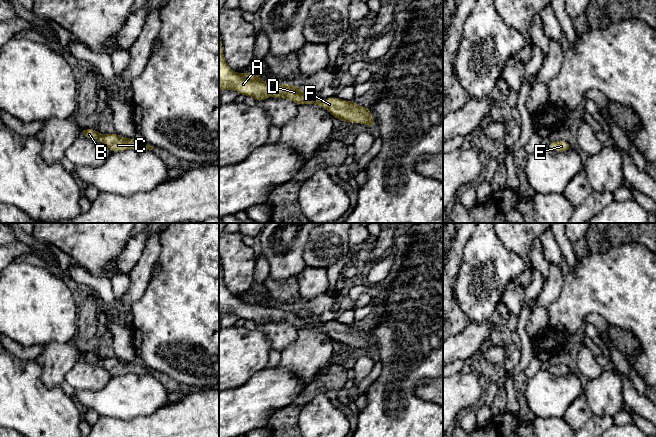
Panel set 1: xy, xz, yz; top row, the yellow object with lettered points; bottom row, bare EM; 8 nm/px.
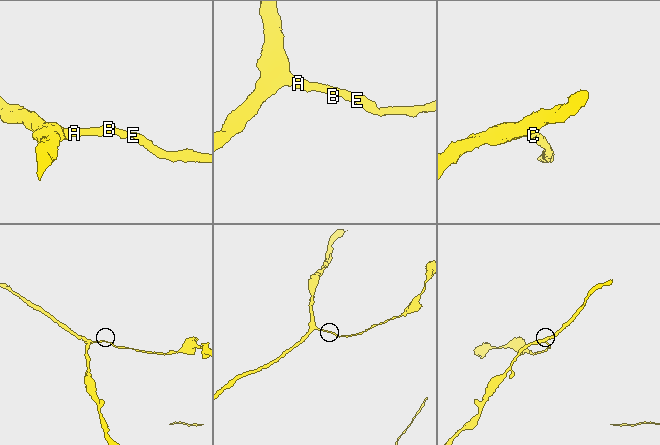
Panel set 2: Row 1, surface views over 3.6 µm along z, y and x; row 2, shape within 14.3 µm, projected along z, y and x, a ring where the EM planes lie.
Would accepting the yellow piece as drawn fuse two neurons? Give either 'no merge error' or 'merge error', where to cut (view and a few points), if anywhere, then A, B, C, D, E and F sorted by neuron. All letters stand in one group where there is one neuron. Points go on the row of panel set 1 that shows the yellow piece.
no merge error; cut none; groups A B C D E F

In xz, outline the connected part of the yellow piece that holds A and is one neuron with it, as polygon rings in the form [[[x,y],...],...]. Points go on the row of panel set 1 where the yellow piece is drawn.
[[[219,33],[219,90],[236,90],[240,95],[252,96],[260,103],[268,97],[291,100],[296,104],[312,104],[324,107],[336,120],[351,124],[366,124],[375,127],[374,118],[369,107],[359,106],[353,101],[342,100],[338,97],[311,100],[300,86],[264,82],[259,75],[234,72],[226,63],[222,39]]]

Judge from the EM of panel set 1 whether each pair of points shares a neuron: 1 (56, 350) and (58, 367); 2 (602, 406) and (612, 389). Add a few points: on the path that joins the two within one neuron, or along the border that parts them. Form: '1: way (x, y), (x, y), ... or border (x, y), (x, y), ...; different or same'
1: way (56, 354), (56, 363); same
2: way (602, 402), (602, 399), (608, 393); same

